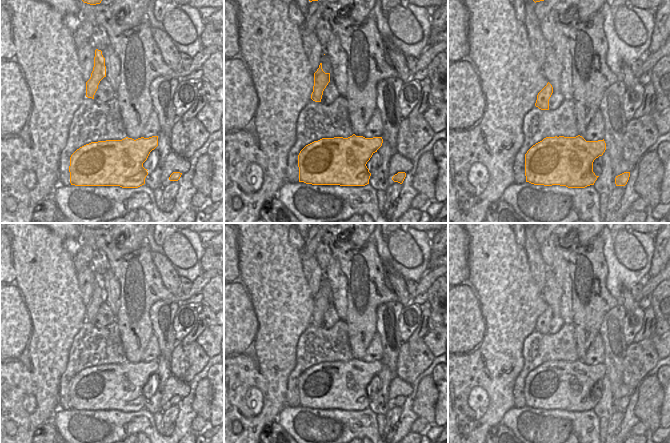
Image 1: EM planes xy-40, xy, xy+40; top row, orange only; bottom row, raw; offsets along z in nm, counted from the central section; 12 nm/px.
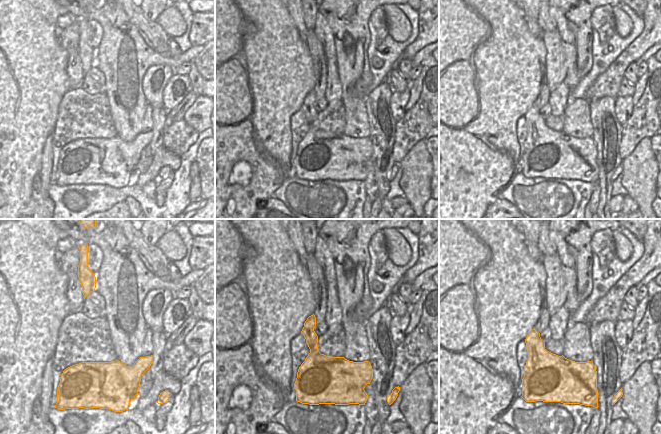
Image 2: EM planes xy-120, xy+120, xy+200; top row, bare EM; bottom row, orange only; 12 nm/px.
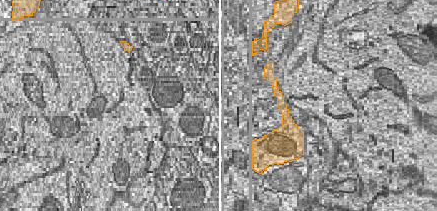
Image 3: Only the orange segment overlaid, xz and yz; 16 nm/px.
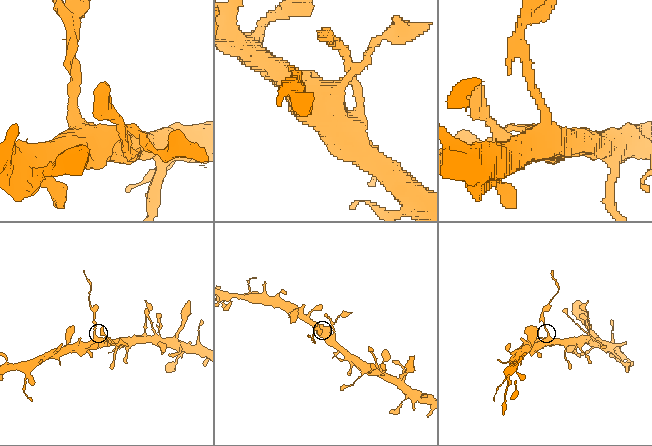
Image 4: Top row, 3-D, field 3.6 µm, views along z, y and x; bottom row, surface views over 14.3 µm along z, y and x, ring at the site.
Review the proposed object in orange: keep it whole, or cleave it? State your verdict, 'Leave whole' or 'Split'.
Split

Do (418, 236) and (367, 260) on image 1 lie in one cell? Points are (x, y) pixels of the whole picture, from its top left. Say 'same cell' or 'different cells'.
different cells

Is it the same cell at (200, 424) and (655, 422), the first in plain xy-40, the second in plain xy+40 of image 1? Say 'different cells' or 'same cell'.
different cells

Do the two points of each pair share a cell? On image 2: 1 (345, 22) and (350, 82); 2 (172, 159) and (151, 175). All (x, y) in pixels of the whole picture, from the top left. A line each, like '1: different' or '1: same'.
1: same
2: same

